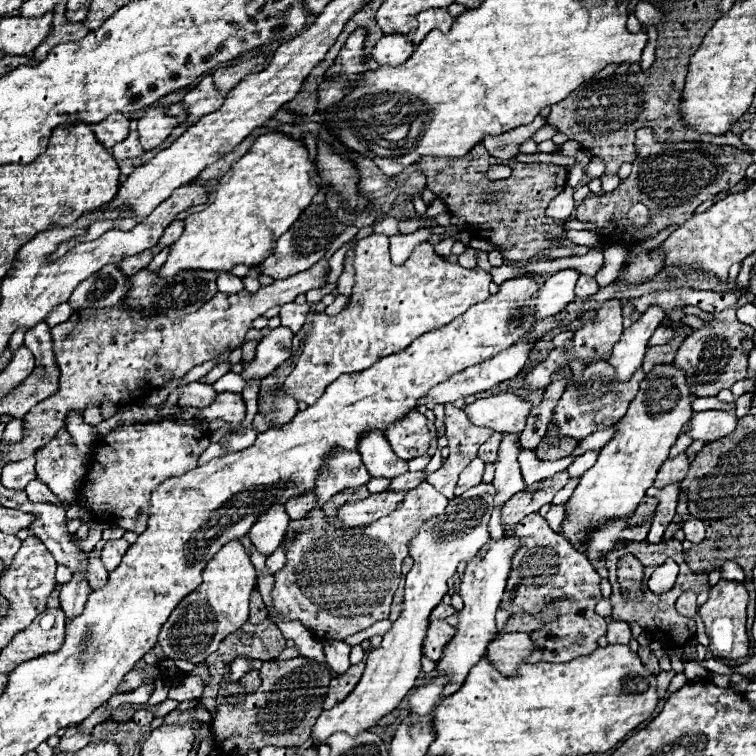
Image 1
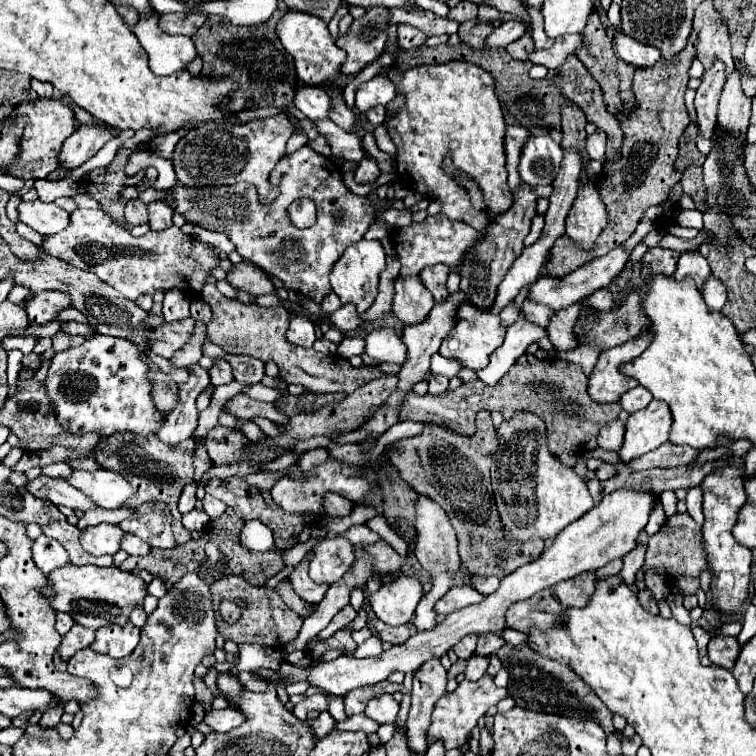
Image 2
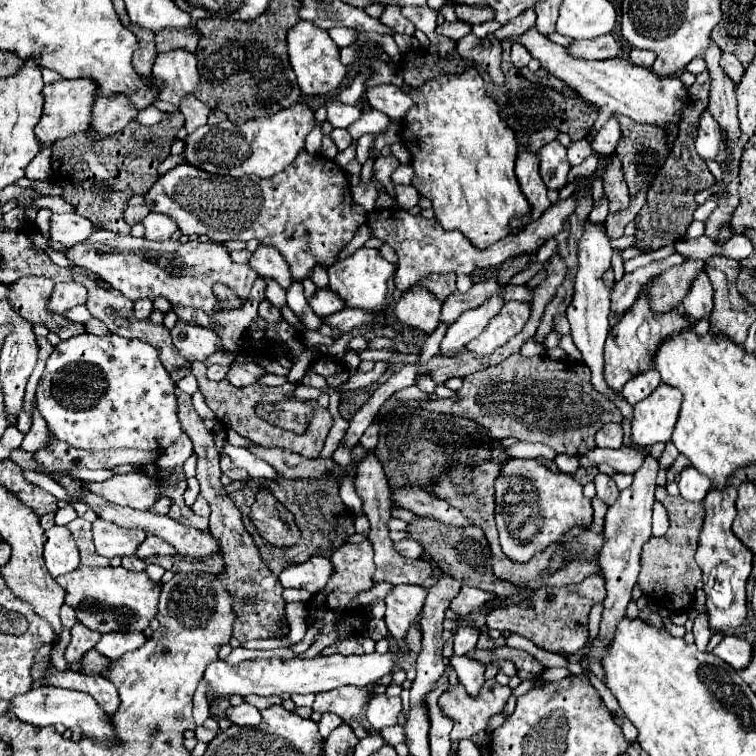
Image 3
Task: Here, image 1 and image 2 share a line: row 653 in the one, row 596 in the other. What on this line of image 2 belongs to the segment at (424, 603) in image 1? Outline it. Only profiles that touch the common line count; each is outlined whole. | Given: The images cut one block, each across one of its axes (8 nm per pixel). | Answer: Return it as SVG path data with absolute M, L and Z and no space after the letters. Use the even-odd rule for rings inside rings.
M400 576L398 580L380 586L378 592L370 594L370 606L376 616L390 624L402 626L408 624L414 616L414 610L422 598L422 584L418 578Z

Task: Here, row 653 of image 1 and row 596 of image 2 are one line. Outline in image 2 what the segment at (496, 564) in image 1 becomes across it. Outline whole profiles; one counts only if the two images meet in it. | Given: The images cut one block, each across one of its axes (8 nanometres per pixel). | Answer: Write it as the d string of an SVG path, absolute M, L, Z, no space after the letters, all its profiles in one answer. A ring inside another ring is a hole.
M452 586L444 594L444 598L436 602L436 612L446 616L450 612L456 612L464 606L470 606L470 604L476 604L482 600L484 600L484 594L478 594L478 590L474 590L472 586Z

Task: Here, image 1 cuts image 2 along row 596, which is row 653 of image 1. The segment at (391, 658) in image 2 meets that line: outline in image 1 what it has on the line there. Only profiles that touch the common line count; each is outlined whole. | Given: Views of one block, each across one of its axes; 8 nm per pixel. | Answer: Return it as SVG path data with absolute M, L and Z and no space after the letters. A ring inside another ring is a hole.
M524 632L502 634L494 638L486 650L486 658L490 660L490 664L494 664L496 670L500 670L502 676L514 676L518 666L530 654L532 654L532 642L530 636Z

